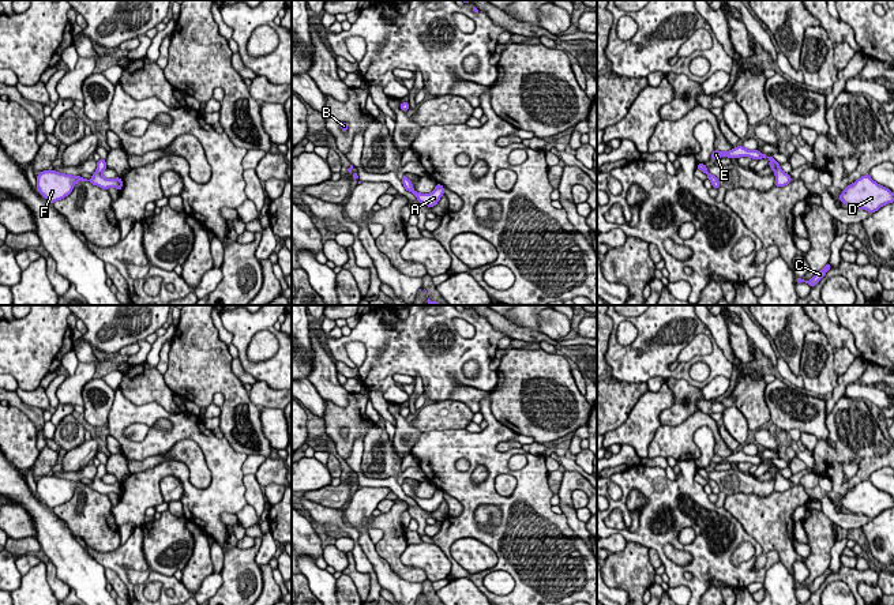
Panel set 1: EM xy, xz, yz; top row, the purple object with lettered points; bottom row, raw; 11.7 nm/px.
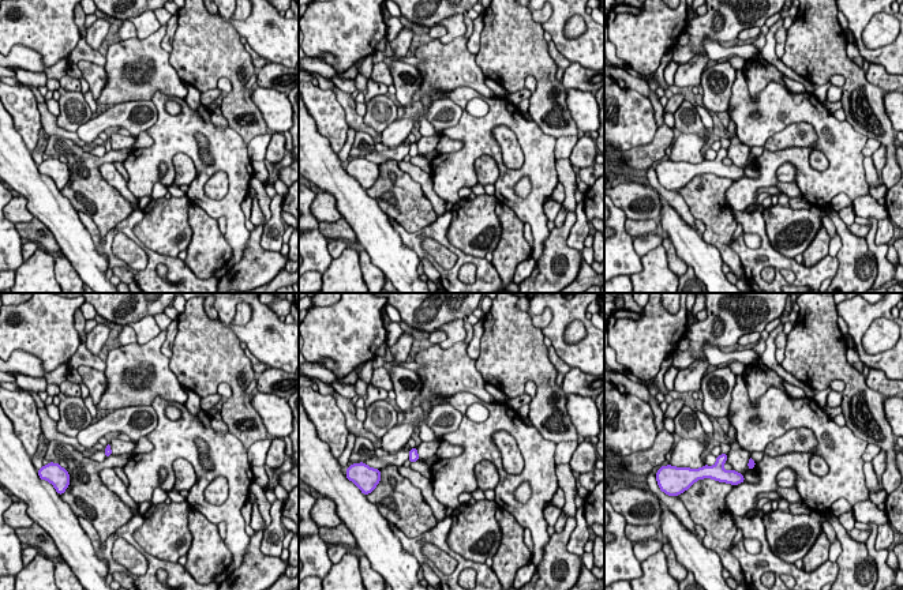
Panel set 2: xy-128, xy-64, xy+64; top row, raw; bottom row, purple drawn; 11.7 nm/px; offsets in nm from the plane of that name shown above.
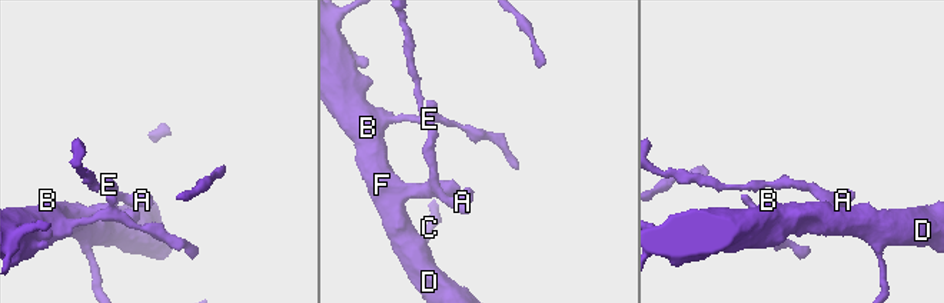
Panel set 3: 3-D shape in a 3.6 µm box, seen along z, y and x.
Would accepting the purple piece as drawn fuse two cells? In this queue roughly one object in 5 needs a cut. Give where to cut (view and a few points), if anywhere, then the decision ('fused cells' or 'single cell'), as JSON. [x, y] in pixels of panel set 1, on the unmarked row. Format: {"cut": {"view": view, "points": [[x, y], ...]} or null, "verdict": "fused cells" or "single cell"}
{"cut": null, "verdict": "single cell"}

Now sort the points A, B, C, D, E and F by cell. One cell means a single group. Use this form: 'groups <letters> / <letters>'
groups A B C D E F

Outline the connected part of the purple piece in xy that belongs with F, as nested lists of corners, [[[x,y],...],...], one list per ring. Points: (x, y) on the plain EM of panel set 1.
[[[99,463],[97,467],[97,476],[90,485],[80,481],[59,478],[56,476],[44,476],[35,482],[37,496],[52,510],[68,501],[72,497],[74,491],[79,486],[89,486],[102,495],[113,492],[121,496],[123,485],[120,482],[109,485],[102,481],[102,477],[106,473],[106,466]]]

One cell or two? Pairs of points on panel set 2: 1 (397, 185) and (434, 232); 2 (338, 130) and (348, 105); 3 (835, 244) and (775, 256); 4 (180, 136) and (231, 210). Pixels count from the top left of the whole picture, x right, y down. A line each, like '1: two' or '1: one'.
1: two
2: two
3: two
4: one

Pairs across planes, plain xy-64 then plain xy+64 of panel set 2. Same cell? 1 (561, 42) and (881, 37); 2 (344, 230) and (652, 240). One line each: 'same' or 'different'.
1: different
2: different

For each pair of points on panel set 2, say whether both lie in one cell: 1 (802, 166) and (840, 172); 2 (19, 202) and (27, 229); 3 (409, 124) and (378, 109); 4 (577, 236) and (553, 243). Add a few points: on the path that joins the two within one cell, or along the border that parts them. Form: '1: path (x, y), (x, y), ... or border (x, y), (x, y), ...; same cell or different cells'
1: path (812, 176), (831, 176); same cell
2: border (33, 217), (29, 221), (14, 224); different cells
3: border (397, 119), (379, 132); different cells
4: border (576, 213), (568, 244), (580, 251); different cells

